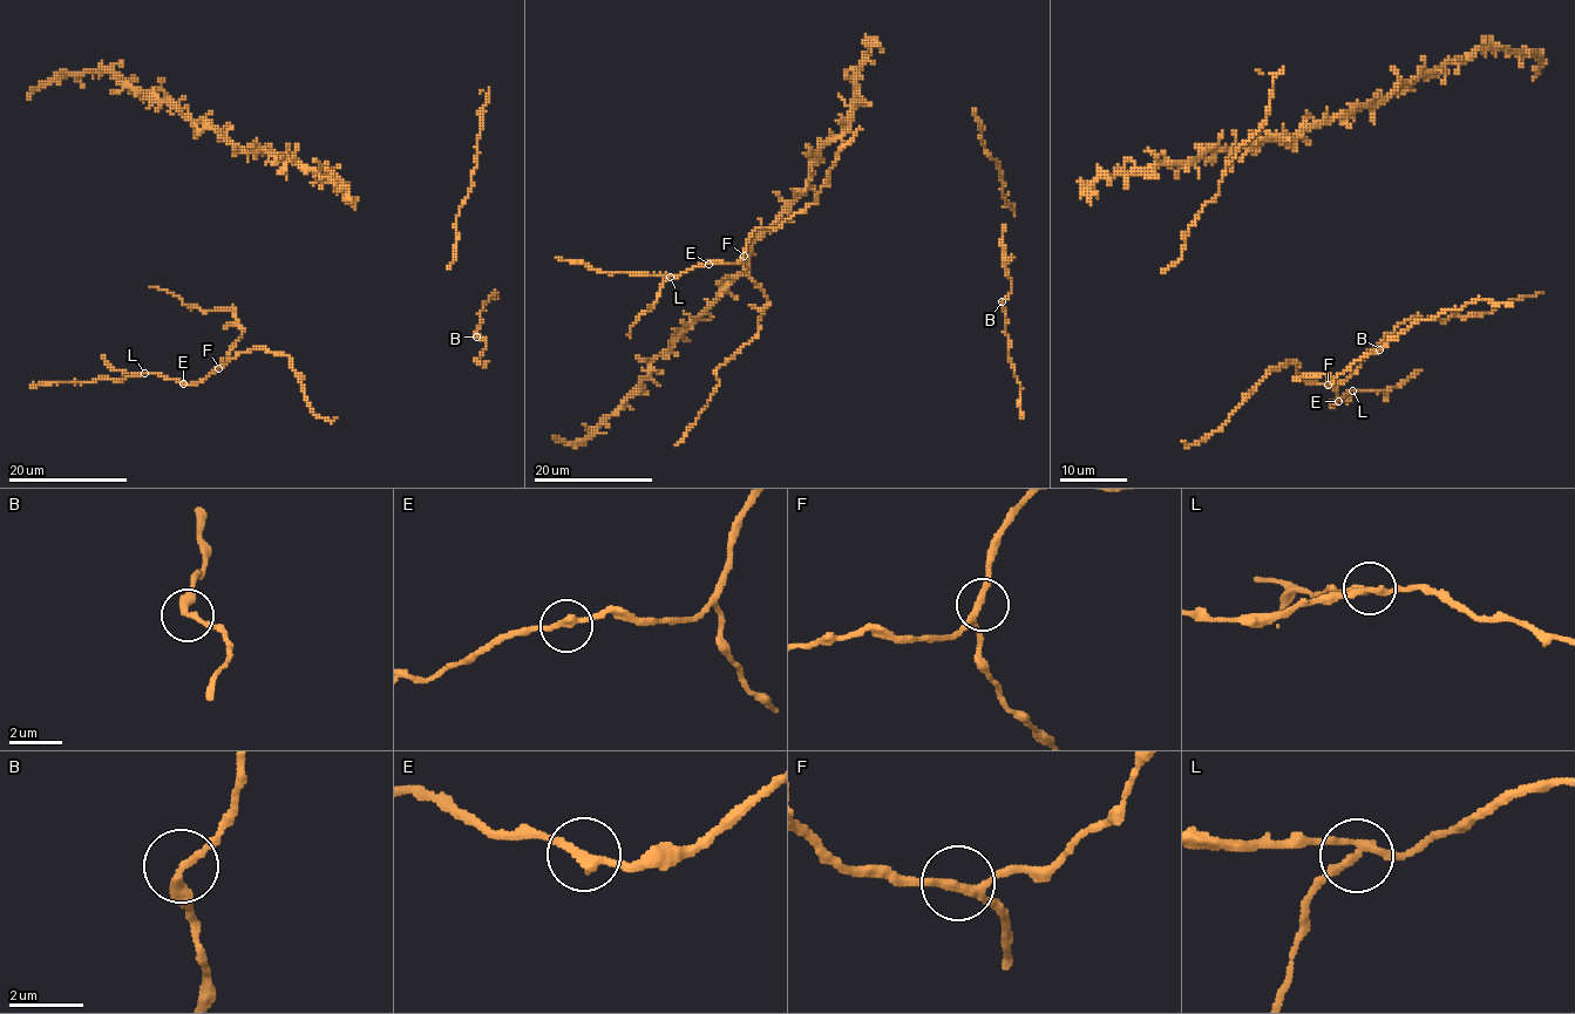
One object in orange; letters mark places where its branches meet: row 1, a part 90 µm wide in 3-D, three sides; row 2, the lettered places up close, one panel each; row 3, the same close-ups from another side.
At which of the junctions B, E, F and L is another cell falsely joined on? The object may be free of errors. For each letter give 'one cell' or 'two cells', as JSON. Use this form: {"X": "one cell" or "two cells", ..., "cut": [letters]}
{"B": "one cell", "E": "one cell", "F": "one cell", "L": "two cells", "cut": ["L"]}

